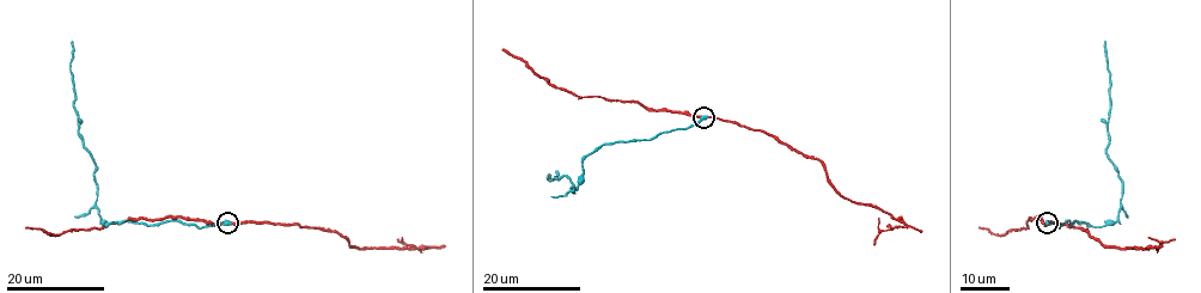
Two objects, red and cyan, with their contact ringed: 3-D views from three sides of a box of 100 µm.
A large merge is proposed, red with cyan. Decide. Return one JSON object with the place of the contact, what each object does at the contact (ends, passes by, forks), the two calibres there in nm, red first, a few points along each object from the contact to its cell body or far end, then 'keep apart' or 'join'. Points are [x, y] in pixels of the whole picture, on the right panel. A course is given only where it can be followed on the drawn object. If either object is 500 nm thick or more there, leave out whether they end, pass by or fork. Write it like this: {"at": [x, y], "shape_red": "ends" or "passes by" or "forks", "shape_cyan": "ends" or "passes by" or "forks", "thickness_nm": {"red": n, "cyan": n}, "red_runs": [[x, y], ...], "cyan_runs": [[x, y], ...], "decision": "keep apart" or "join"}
{"at": [1047, 223], "thickness_nm": {"red": 280, "cyan": 650}, "red_runs": [[1047, 221], [1085, 229], [1103, 244], [1126, 249], [1157, 249], [1175, 238]], "cyan_runs": [[1047, 223], [1059, 227], [1074, 220], [1093, 226], [1117, 219], [1122, 183], [1105, 148], [1110, 73], [1104, 41]], "decision": "keep apart"}

